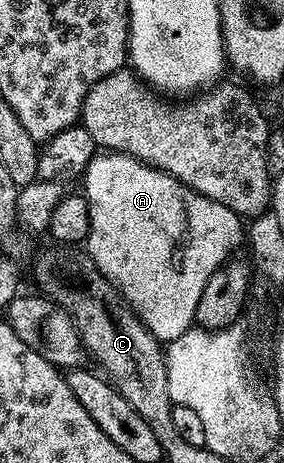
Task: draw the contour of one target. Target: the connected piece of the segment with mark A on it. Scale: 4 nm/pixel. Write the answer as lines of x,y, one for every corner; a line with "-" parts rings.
116,152
98,153
89,159
89,165
85,167
85,173
83,175
84,182
85,187
83,187
83,193
85,203
89,205
87,253
90,260
97,265
102,276
125,297
131,309
139,316
139,320
157,337
158,342
167,344
171,340
183,336
183,332
187,332
194,325
195,308
199,304
199,296
203,296
203,288
207,284
207,280
211,280
213,273
221,265
229,261
231,255
236,251
233,249
240,242
242,245
242,219
235,212
231,212
231,208
223,208
223,204
215,204
215,200
207,200
207,196
195,192
190,186
184,186
178,178
164,174
162,170
155,170
153,167
143,164
137,158
133,158
130,154
119,154

